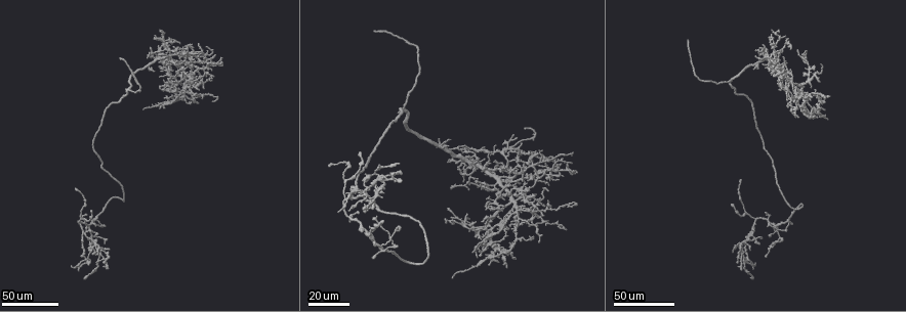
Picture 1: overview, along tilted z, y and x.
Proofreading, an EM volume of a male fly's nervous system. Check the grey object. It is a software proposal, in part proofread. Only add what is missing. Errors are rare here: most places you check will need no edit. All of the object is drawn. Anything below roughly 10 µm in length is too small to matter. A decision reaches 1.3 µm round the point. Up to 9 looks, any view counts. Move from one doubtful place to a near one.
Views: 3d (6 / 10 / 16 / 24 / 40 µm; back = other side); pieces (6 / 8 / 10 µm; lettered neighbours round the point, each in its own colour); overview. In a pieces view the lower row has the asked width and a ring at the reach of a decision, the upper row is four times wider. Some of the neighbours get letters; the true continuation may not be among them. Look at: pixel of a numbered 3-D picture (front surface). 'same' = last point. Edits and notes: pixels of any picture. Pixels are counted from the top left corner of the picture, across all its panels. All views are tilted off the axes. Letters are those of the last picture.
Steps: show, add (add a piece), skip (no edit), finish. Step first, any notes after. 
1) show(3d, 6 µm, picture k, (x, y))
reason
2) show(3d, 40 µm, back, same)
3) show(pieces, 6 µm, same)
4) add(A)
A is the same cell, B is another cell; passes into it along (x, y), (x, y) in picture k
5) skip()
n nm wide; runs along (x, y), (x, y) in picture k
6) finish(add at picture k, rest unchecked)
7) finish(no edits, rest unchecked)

show(3d, 40 µm, picture 1, (169, 91))
branch stops here

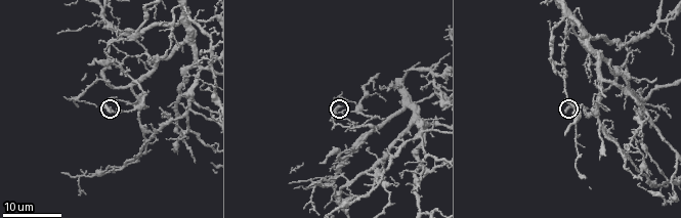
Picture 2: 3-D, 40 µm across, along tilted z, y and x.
show(pieces, 8 µm, picture 2, (567, 113))

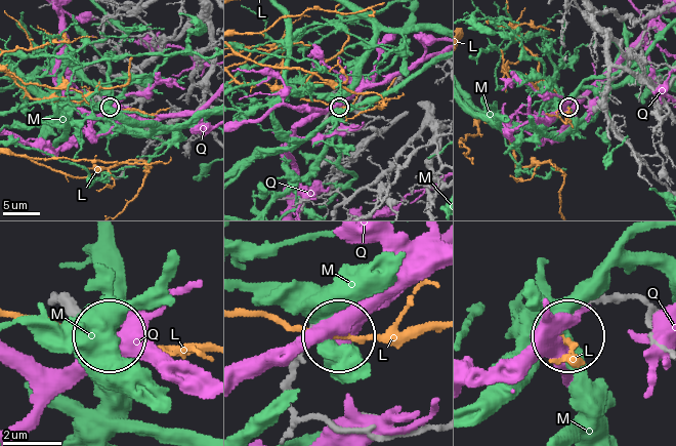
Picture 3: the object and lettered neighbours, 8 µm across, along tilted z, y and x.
skip()
L, M and Q are other cells; no lettered piece goes on from it

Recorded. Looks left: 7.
show(3d, 24 µm, picture 1, (799, 118))
thin end

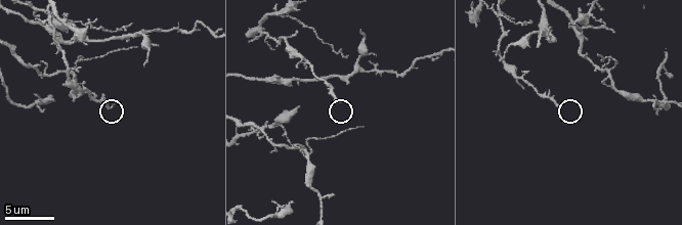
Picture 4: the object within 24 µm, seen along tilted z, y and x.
show(3d, 6 µm, picture 4, (112, 105))

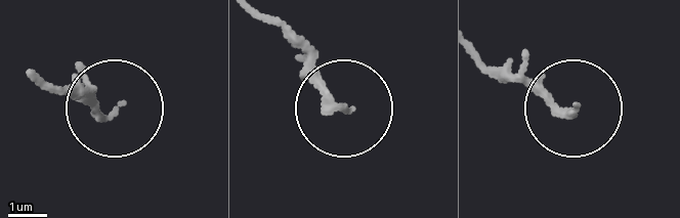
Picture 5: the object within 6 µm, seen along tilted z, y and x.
show(pieces, 10 µm, picture 5, (350, 110))
see the neighbours

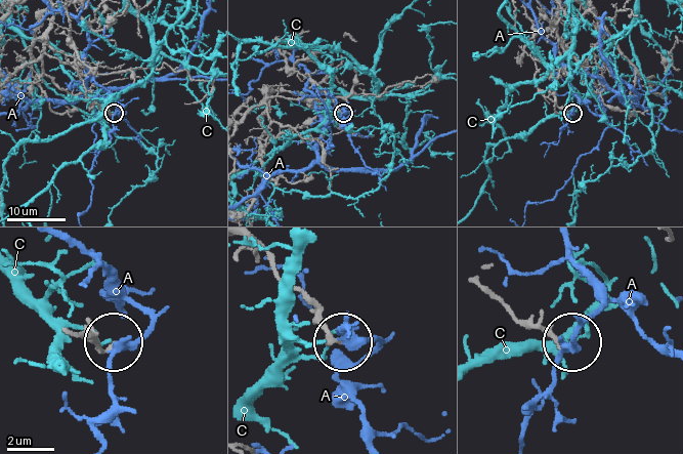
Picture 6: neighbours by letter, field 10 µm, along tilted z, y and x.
skip()
A and C are other cells; runs along (72, 46), (86, 96), (113, 113) in picture 6; none of them fits

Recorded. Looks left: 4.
show(3d, 40 µm, picture 1, (200, 52))
end of a long branch

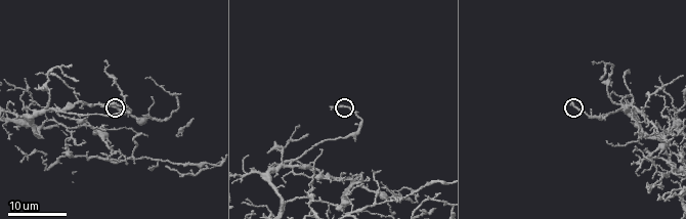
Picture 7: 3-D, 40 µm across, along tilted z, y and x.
show(pieces, 8 µm, picture 7, (331, 110))

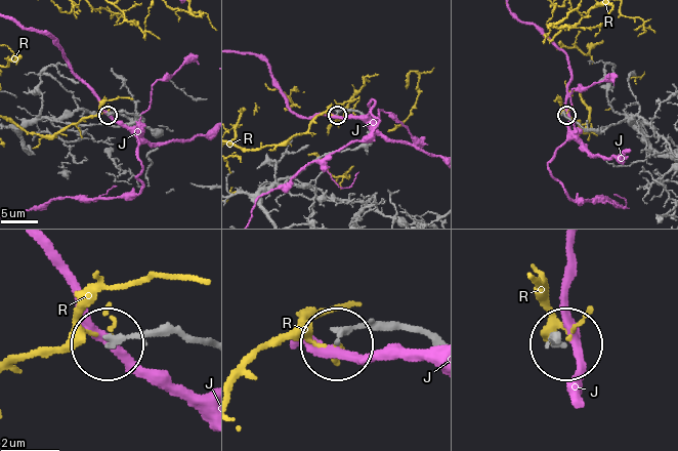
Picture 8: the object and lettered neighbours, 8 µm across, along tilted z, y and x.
skip()
J and R are other cells; none of them fits

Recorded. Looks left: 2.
show(3d, 24 µm, picture 7, (78, 81))
end of a long branch

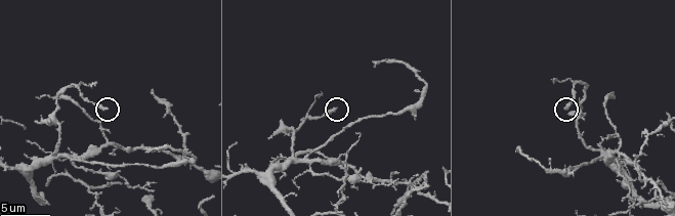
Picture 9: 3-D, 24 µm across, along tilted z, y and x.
show(pieces, 6 µm, picture 9, (105, 108))

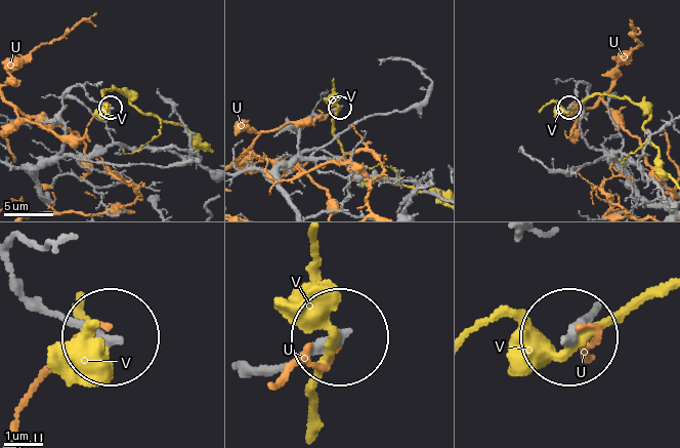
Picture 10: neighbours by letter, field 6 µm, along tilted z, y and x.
skip()
U and V are other cells; runs along (619, 168), (581, 132), (586, 84), (578, 84), (570, 108) in picture 10; no lettered piece goes on from it

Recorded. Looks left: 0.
finish(no edits, rest unchecked)

